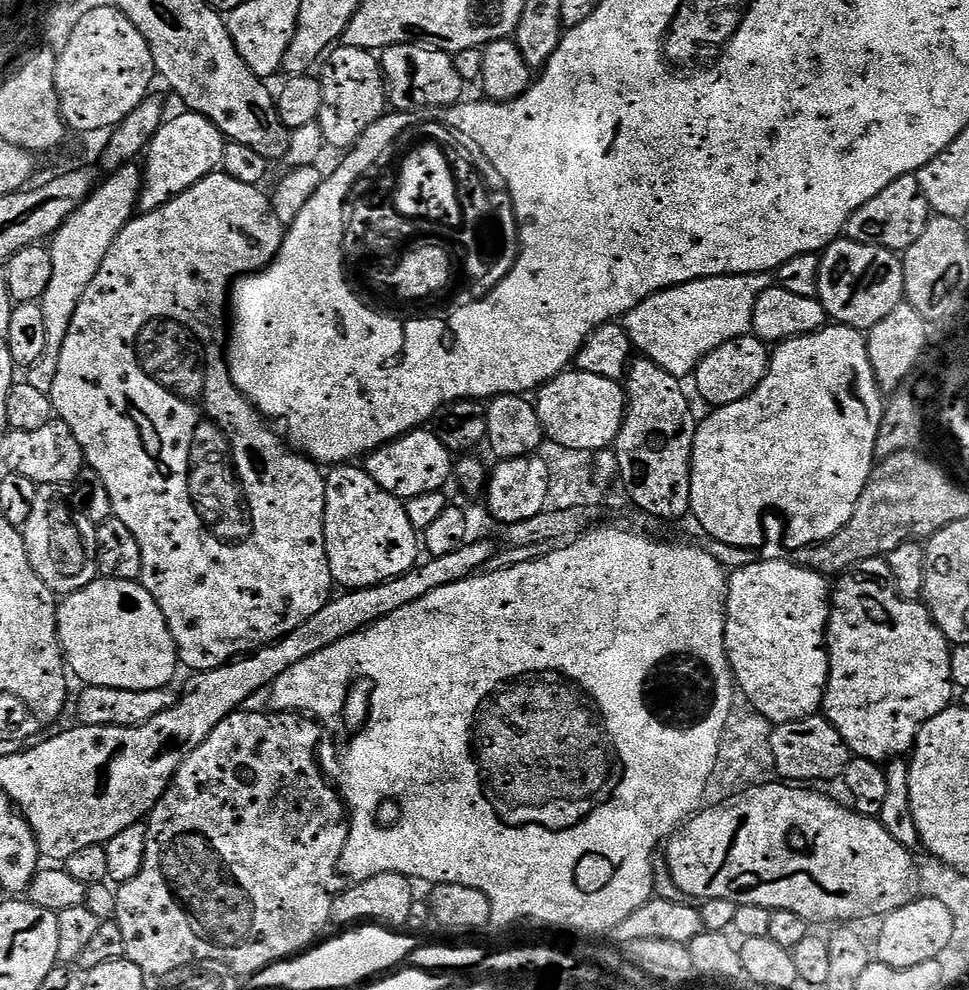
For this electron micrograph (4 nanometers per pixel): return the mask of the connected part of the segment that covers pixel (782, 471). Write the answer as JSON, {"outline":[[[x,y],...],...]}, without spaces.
{"outline":[[[833,323],[814,334],[795,336],[792,340],[785,340],[775,345],[768,361],[766,378],[752,391],[749,396],[738,402],[730,402],[721,408],[712,408],[709,416],[696,425],[693,442],[692,477],[690,478],[691,515],[696,515],[700,528],[705,537],[712,537],[718,542],[729,543],[734,547],[763,549],[764,546],[764,512],[777,508],[788,519],[788,548],[798,549],[812,545],[823,544],[847,526],[851,516],[858,506],[860,495],[863,493],[872,469],[877,463],[876,443],[878,430],[884,417],[886,403],[885,393],[882,391],[874,366],[870,362],[868,353],[868,338],[861,329],[848,328],[845,324]]]}

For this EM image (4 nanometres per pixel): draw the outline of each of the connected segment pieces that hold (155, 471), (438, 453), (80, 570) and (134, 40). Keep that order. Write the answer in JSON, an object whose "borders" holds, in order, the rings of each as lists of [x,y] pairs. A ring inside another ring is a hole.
{"borders":[[[[217,170],[202,178],[202,182],[190,186],[190,190],[166,202],[166,206],[129,220],[114,238],[109,253],[102,259],[101,268],[74,310],[73,320],[58,354],[58,370],[51,393],[55,415],[64,420],[70,430],[74,430],[74,438],[78,438],[78,446],[82,446],[87,467],[104,484],[103,495],[112,503],[111,515],[126,522],[134,538],[138,538],[138,546],[142,546],[139,583],[158,602],[176,643],[179,663],[192,668],[193,673],[220,668],[241,654],[282,639],[290,634],[290,630],[302,626],[306,618],[314,618],[314,614],[328,604],[334,589],[324,537],[325,473],[315,460],[289,446],[285,437],[281,433],[280,437],[271,428],[273,425],[265,419],[260,409],[239,391],[226,351],[226,324],[220,321],[223,316],[225,319],[232,285],[241,276],[264,271],[280,253],[284,241],[286,225],[276,216],[271,199],[260,191],[257,185],[238,182],[238,178],[230,178],[224,171]]],[[[432,430],[407,432],[366,457],[366,470],[382,490],[394,494],[403,501],[418,498],[418,494],[430,494],[447,489],[454,476],[454,454]]],[[[41,484],[36,489],[34,510],[22,529],[26,550],[38,578],[57,594],[71,594],[90,586],[98,578],[97,525],[83,516],[72,501],[73,489],[66,484]]],[[[115,6],[90,10],[73,30],[73,36],[67,42],[66,48],[58,53],[56,58],[56,89],[60,99],[60,117],[64,119],[65,125],[71,131],[73,128],[77,134],[83,134],[90,130],[115,129],[117,124],[122,123],[150,95],[153,91],[152,79],[155,81],[157,76],[158,73],[150,54],[150,46],[146,42],[146,38],[142,38],[140,31],[132,27],[126,14],[122,14],[120,9]],[[96,24],[105,24],[108,28],[112,28],[116,24],[118,31],[128,32],[128,41],[125,42],[124,49],[120,52],[120,69],[116,69],[116,60],[112,57],[107,42],[95,40],[88,33],[95,30]]]]}

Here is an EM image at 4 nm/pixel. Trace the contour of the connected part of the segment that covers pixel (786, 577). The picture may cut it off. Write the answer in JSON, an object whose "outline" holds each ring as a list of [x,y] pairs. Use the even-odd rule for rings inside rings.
{"outline":[[[762,558],[758,563],[750,564],[742,569],[733,571],[728,578],[728,606],[724,620],[724,645],[728,651],[728,661],[732,667],[733,677],[739,686],[741,695],[750,703],[753,710],[766,717],[771,723],[785,724],[802,718],[817,715],[824,703],[824,696],[828,689],[829,656],[827,648],[828,622],[831,616],[832,586],[829,579],[810,568],[795,564],[791,559]]]}

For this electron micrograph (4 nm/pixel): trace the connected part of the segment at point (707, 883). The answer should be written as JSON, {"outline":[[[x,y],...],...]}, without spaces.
{"outline":[[[773,782],[748,789],[724,804],[705,807],[685,820],[666,844],[670,880],[681,892],[677,893],[696,902],[726,898],[737,906],[762,906],[773,912],[791,910],[813,925],[831,926],[856,922],[852,920],[870,915],[875,908],[877,917],[883,918],[921,899],[920,874],[913,853],[894,842],[879,819],[863,816],[848,806],[843,808],[838,801],[808,788]]]}

